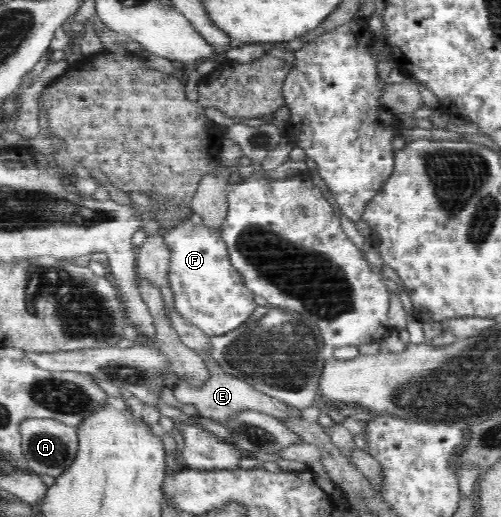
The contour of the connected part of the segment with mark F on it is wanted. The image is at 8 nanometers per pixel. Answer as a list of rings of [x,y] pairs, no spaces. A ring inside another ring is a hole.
[[[182,221],[174,229],[170,229],[168,233],[164,231],[163,242],[169,249],[170,261],[168,262],[167,281],[174,294],[175,311],[183,317],[183,320],[193,324],[203,333],[210,337],[225,335],[248,321],[248,317],[252,315],[252,312],[258,305],[261,305],[255,293],[246,287],[241,273],[232,265],[221,232],[202,223],[194,225],[190,221]]]

